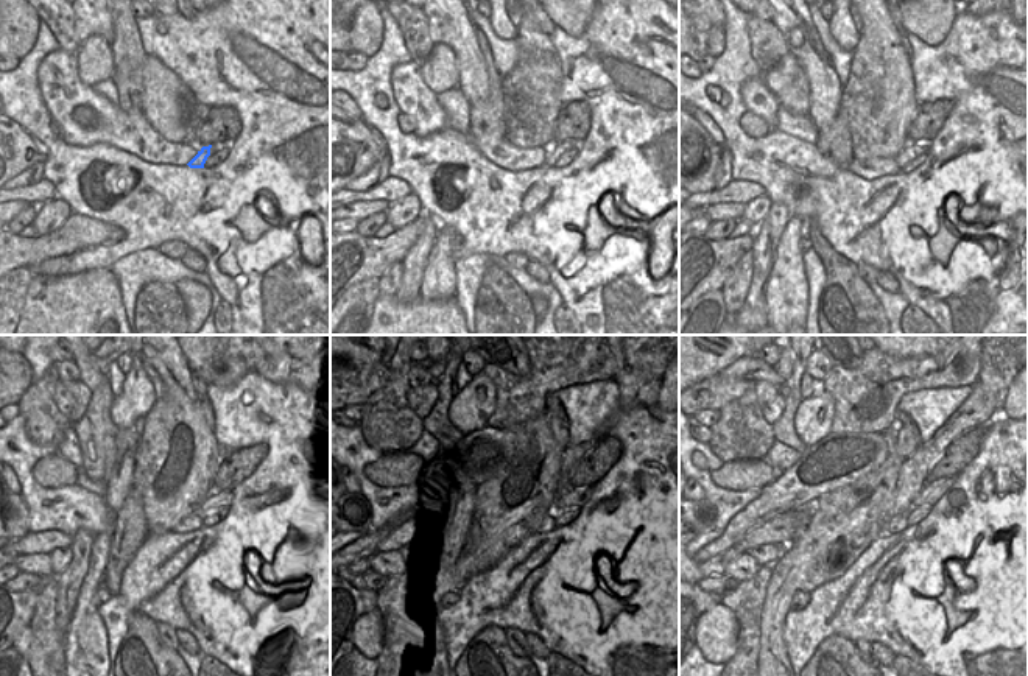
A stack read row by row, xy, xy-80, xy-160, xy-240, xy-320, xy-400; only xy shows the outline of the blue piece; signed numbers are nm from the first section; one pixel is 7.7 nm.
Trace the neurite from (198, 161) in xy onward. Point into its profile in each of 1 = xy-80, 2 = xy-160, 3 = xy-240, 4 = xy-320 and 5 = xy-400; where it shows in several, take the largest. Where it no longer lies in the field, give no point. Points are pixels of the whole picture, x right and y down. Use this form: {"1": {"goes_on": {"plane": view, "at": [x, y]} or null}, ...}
{"1": {"goes_on": {"plane": "xy-80", "at": [553, 150]}}, "2": {"goes_on": {"plane": "xy-160", "at": [921, 147]}}, "3": {"goes_on": {"plane": "xy-240", "at": [225, 497]}}, "4": {"goes_on": {"plane": "xy-320", "at": [577, 497]}}, "5": {"goes_on": {"plane": "xy-400", "at": [930, 494]}}}

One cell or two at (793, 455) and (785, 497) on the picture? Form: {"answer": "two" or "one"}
{"answer": "two"}

